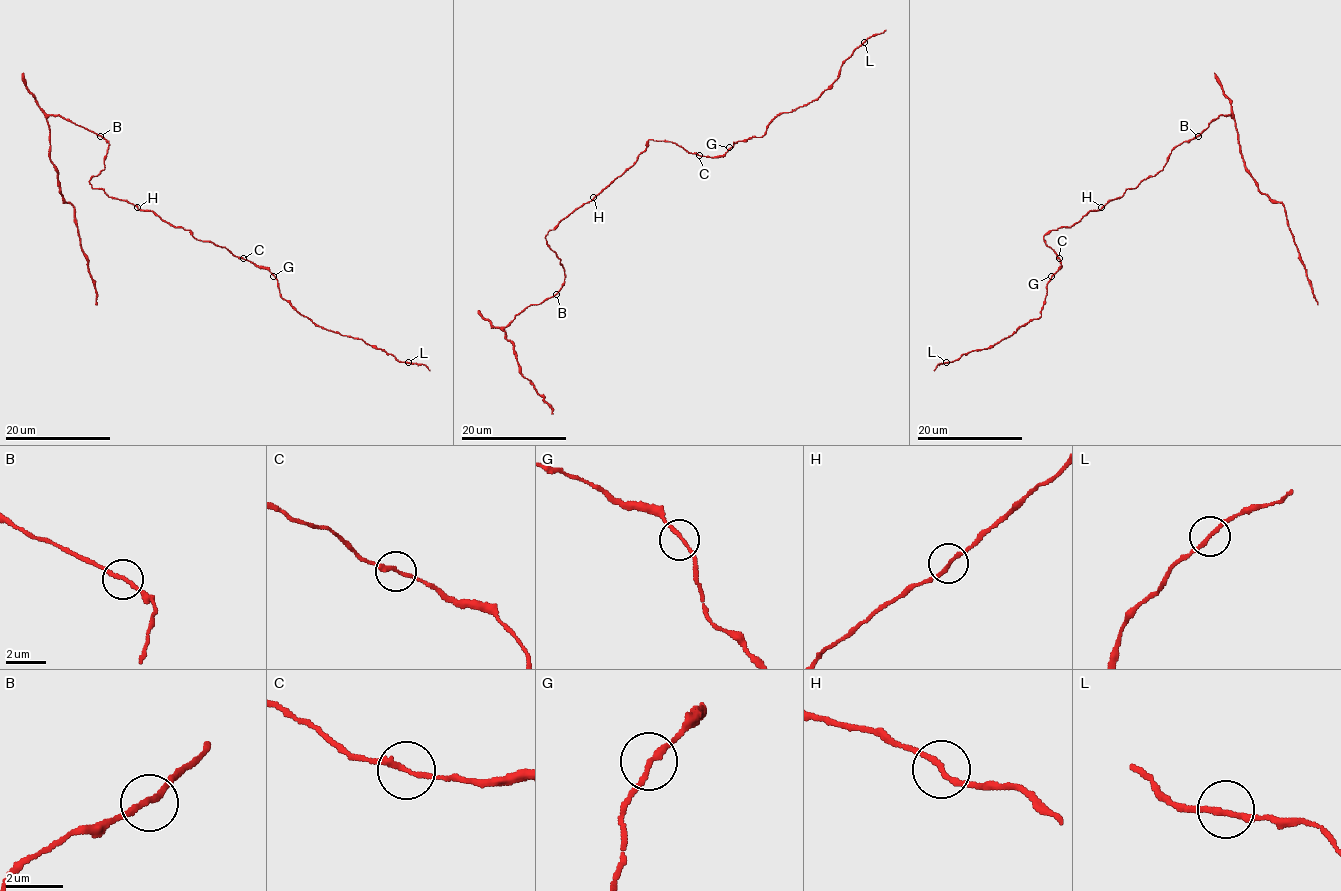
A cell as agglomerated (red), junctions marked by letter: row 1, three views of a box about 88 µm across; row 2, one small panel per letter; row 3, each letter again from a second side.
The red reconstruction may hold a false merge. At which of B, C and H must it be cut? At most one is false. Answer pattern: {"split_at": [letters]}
{"split_at": []}

